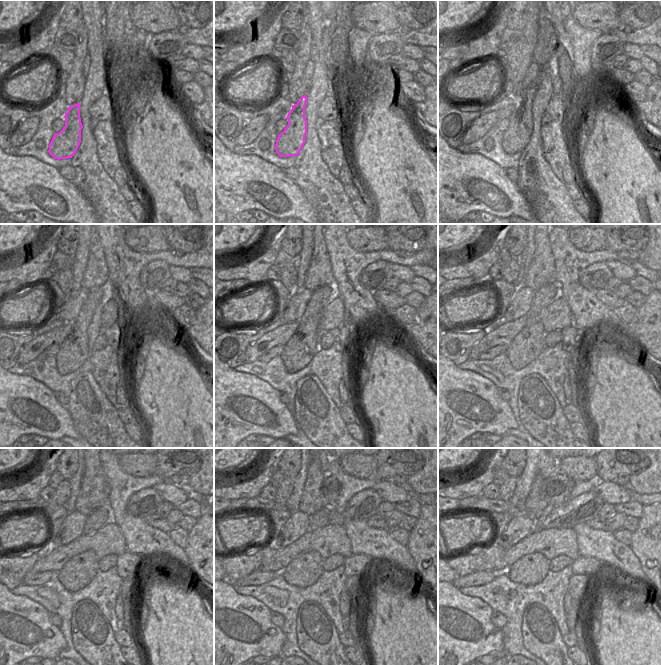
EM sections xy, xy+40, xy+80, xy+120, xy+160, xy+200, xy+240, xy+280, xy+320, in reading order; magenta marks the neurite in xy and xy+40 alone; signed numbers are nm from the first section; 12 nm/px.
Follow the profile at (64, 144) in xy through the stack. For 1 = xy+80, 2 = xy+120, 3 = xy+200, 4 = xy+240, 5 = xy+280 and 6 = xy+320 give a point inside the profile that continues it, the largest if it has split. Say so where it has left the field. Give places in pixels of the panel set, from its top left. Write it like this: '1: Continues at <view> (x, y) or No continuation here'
1: Continues at xy+80 (516, 137)
2: Continues at xy+120 (73, 352)
3: Continues at xy+200 (528, 344)
4: Continues at xy+240 (77, 572)
5: Continues at xy+280 (305, 570)
6: Continues at xy+320 (531, 569).

